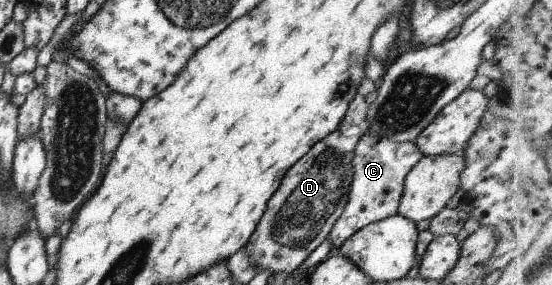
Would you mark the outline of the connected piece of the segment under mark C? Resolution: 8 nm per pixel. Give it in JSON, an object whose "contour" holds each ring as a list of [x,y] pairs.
{"contour":[[[369,133],[361,135],[352,154],[352,182],[347,202],[328,232],[328,241],[333,251],[360,228],[397,213],[405,175],[422,155],[414,142],[396,143],[384,137],[378,139]]]}

